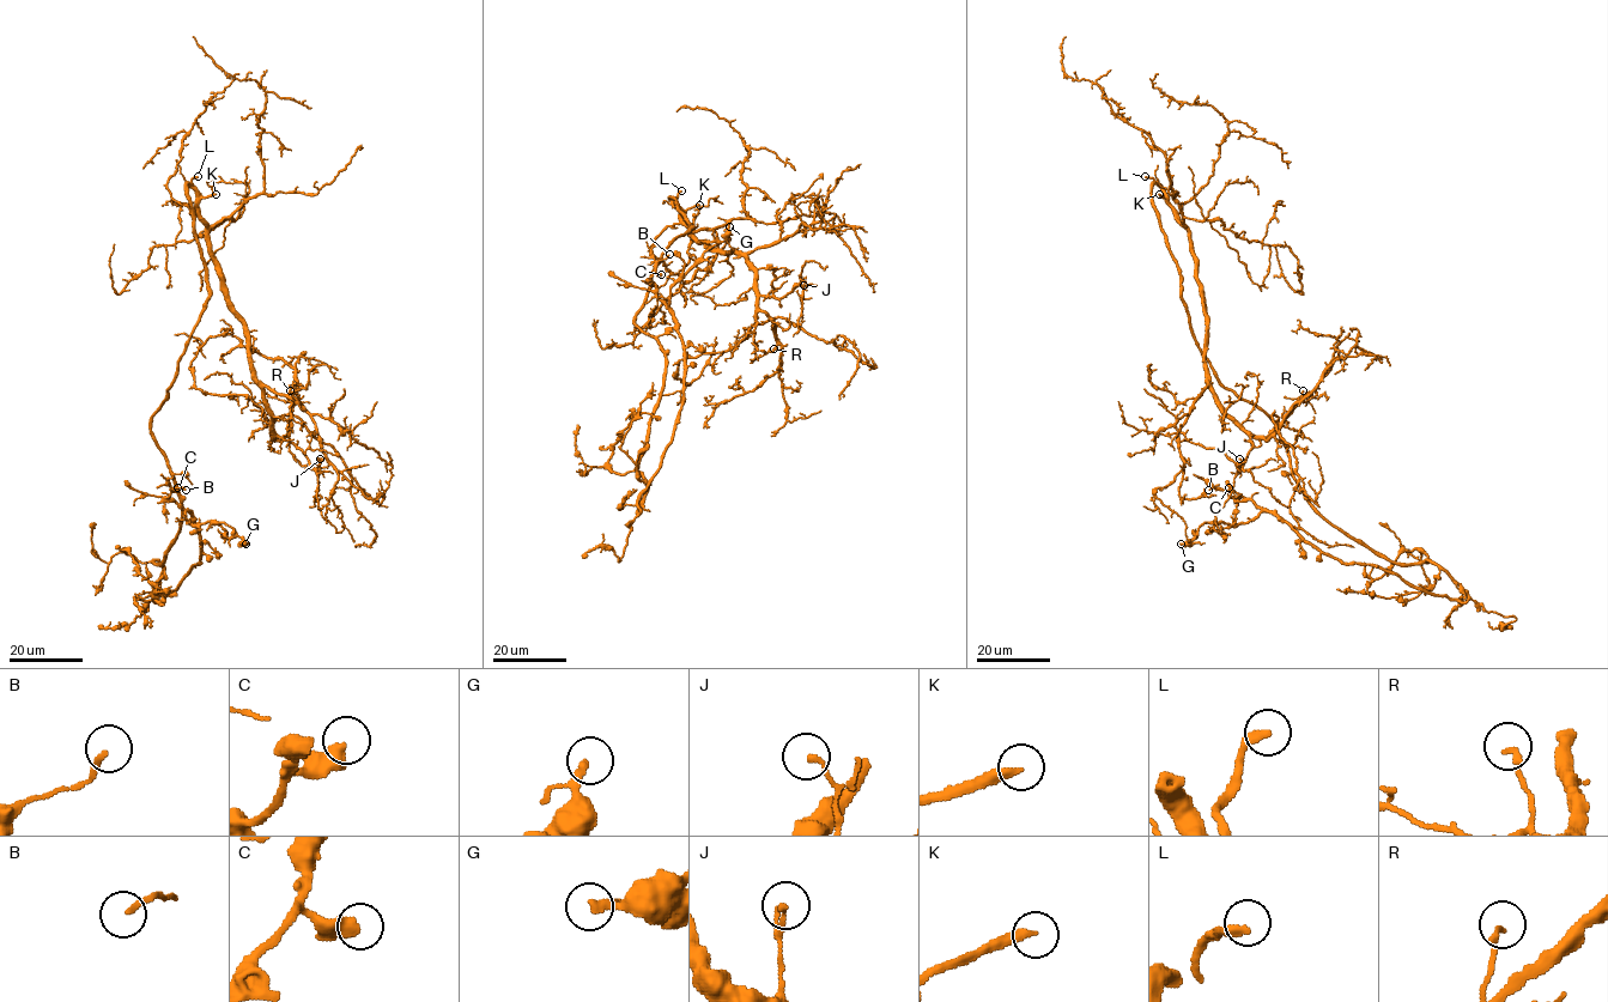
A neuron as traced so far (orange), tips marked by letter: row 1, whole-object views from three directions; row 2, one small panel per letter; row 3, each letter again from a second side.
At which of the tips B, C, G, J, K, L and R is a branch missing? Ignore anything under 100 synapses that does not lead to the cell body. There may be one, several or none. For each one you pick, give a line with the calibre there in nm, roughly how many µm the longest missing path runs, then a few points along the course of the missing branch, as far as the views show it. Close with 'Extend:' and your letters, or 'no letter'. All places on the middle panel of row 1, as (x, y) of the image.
K: Thickness 280 nm. Missing length about 90 µm. Course of what is missing: (699, 205), (745, 145), (770, 123), (847, 104), (863, 104), (880, 116), (930, 120)
L: Thickness 320 nm. Missing length about 70 µm. Course of what is missing: (681, 190), (697, 183), (717, 157), (738, 89), (759, 60), (782, 73), (790, 67)
Extend: K, L

